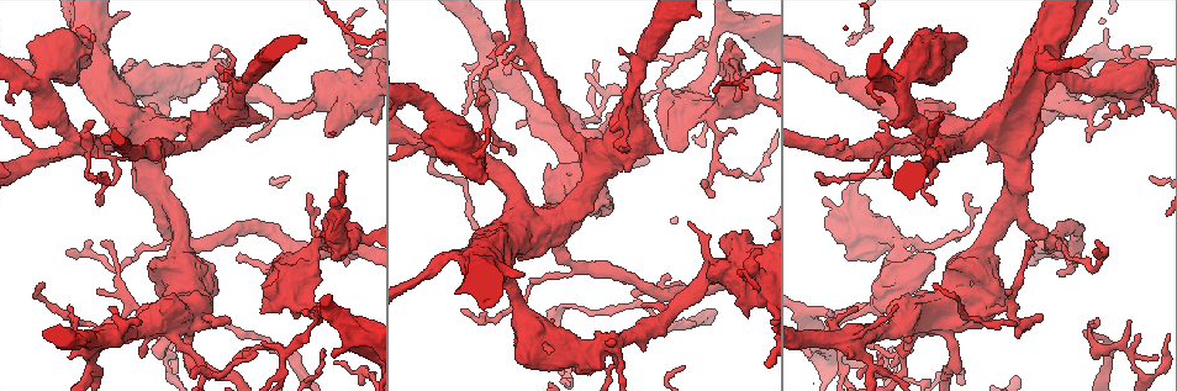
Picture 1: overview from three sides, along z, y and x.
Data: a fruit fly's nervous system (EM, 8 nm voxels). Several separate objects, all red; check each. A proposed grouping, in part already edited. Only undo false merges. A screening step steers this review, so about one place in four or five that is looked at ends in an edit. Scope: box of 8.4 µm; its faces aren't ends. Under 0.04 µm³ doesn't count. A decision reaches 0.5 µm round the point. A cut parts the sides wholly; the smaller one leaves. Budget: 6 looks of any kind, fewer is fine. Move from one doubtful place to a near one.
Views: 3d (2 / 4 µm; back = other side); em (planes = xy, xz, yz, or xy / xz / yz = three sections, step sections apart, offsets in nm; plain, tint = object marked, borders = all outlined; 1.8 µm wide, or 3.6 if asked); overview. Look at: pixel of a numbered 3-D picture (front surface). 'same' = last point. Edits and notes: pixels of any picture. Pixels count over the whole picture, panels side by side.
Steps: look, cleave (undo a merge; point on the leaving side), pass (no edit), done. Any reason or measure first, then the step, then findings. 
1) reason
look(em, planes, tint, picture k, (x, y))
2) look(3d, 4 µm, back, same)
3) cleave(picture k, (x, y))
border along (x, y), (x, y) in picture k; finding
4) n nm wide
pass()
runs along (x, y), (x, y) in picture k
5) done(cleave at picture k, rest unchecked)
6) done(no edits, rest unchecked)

side arm on a straight run
look(3d, 4 µm, picture 1, (850, 337))

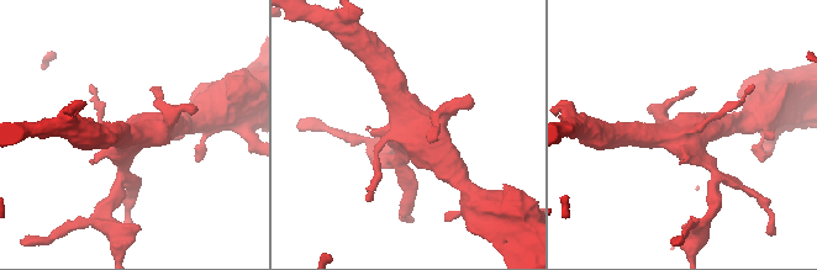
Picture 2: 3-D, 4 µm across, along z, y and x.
look(em, planes, borders, picture 2, (418, 132))

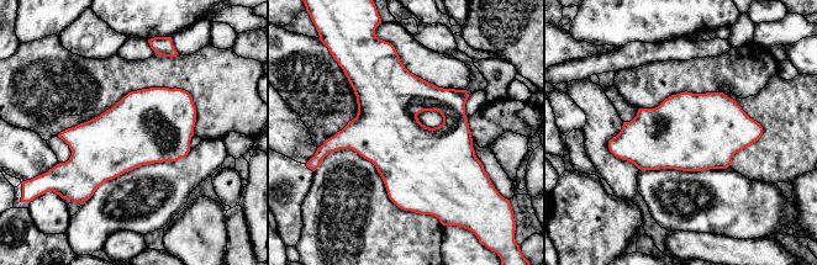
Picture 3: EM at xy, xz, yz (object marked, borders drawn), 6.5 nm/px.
440 nm wide
pass()
one cell here

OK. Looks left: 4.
touches itself
look(em, planes, plain, picture 1, (565, 167))

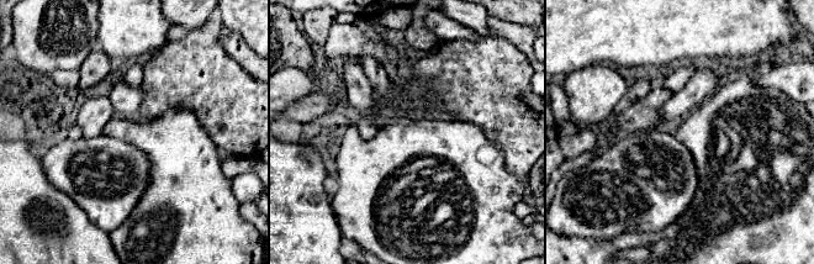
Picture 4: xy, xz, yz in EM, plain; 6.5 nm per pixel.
with the object marked
look(em, planes, tint, same)

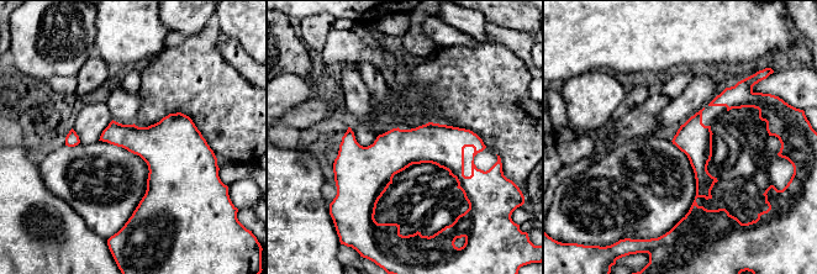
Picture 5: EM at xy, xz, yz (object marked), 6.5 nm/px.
pass()
runs along (479, 145), (337, 167) in picture 5; all the same cell

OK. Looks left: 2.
thin arm on a thick one
look(em, 3.6 µm, xy, step 8, tint, picture 1, (1036, 59))

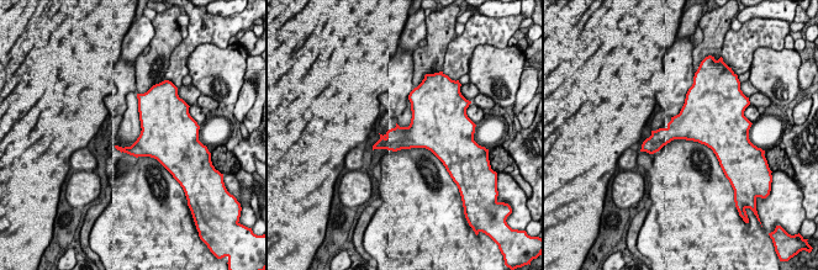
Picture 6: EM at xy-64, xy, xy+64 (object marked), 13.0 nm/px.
another direction
look(em, 3.6 µm, planes, tint, same)

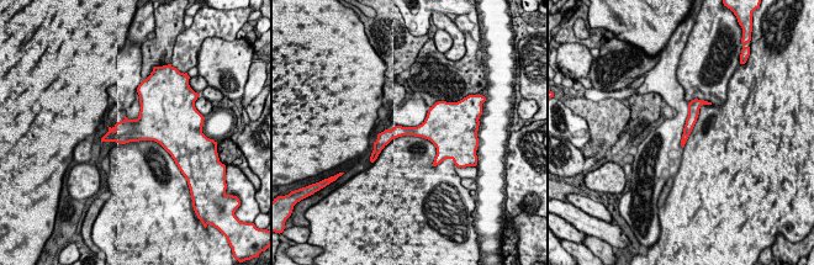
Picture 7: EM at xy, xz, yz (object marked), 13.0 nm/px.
pass()
runs along (445, 128), (396, 131), (378, 143) in picture 7; all the same cell

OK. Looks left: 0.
done(no edits, rest unchecked)

